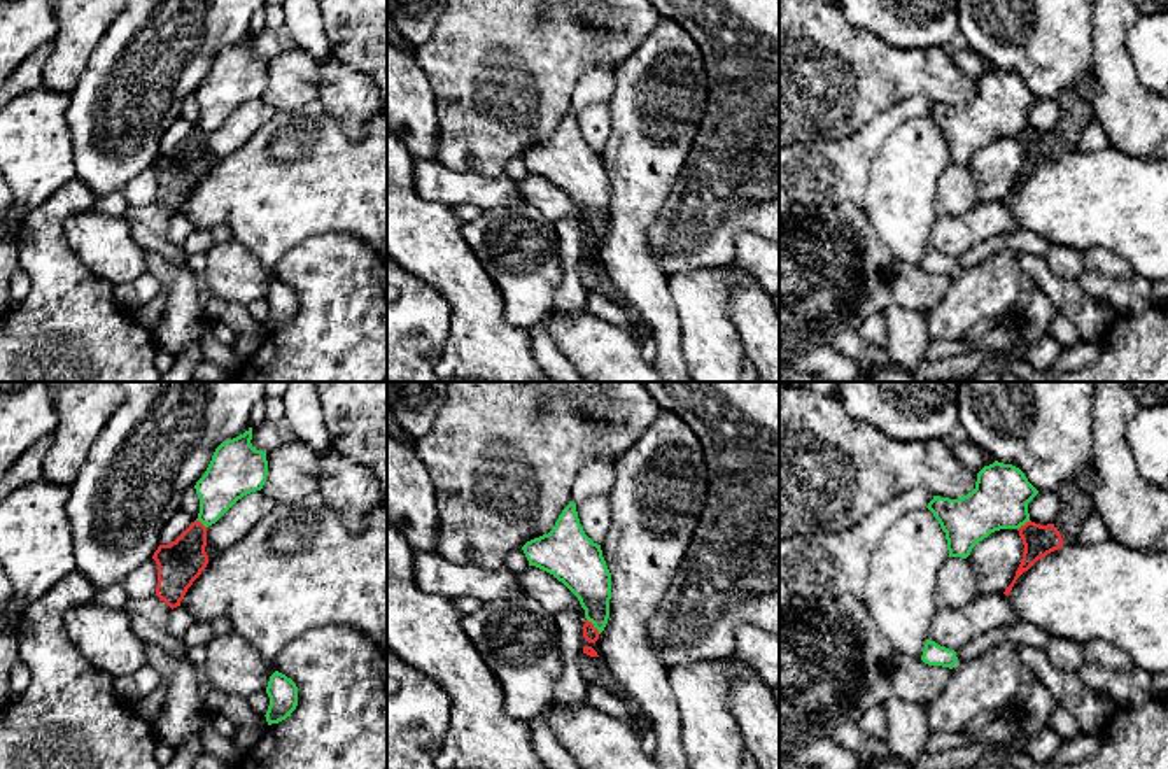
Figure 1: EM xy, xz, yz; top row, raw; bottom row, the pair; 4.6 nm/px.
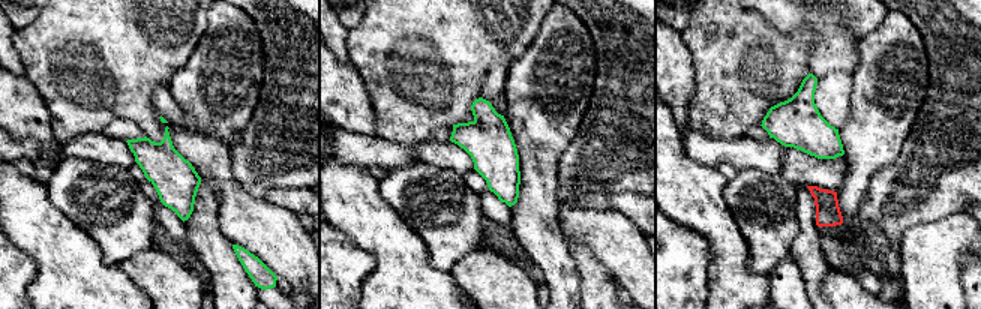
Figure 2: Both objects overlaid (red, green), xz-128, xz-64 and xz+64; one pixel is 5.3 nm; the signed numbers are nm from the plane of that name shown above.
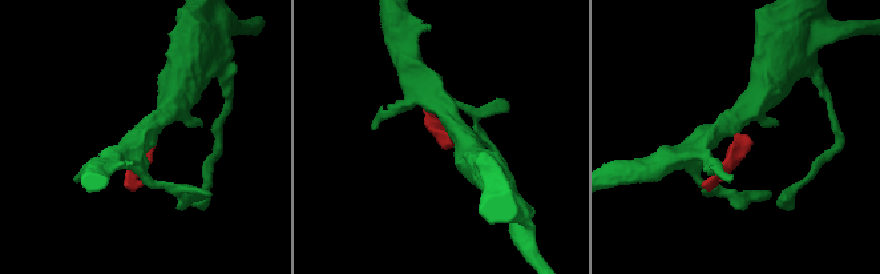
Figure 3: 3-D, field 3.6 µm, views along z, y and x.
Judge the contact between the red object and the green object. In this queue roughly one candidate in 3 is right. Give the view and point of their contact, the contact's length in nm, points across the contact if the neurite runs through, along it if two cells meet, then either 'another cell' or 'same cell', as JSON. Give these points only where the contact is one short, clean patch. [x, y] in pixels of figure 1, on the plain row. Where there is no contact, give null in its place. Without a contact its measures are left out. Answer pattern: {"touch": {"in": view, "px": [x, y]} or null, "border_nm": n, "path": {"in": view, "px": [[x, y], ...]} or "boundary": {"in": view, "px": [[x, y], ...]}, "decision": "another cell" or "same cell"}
{"touch": {"in": "xz", "px": [592, 233]}, "border_nm": 90, "boundary": {"in": "xz", "px": [[587, 226], [599, 240]]}, "decision": "another cell"}

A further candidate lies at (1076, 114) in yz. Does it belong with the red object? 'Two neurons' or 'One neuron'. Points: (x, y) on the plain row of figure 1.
One neuron

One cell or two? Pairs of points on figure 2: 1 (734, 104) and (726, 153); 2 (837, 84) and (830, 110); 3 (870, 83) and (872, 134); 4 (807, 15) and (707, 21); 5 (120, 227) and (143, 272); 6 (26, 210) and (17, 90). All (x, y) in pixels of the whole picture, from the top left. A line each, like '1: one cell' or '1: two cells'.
1: two cells
2: one cell
3: one cell
4: two cells
5: two cells
6: two cells

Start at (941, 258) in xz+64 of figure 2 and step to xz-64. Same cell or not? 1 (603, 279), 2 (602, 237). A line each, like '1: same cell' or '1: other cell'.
1: same cell
2: other cell

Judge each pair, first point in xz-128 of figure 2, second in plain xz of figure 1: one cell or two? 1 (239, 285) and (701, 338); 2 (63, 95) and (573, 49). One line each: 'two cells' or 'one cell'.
1: two cells
2: one cell

